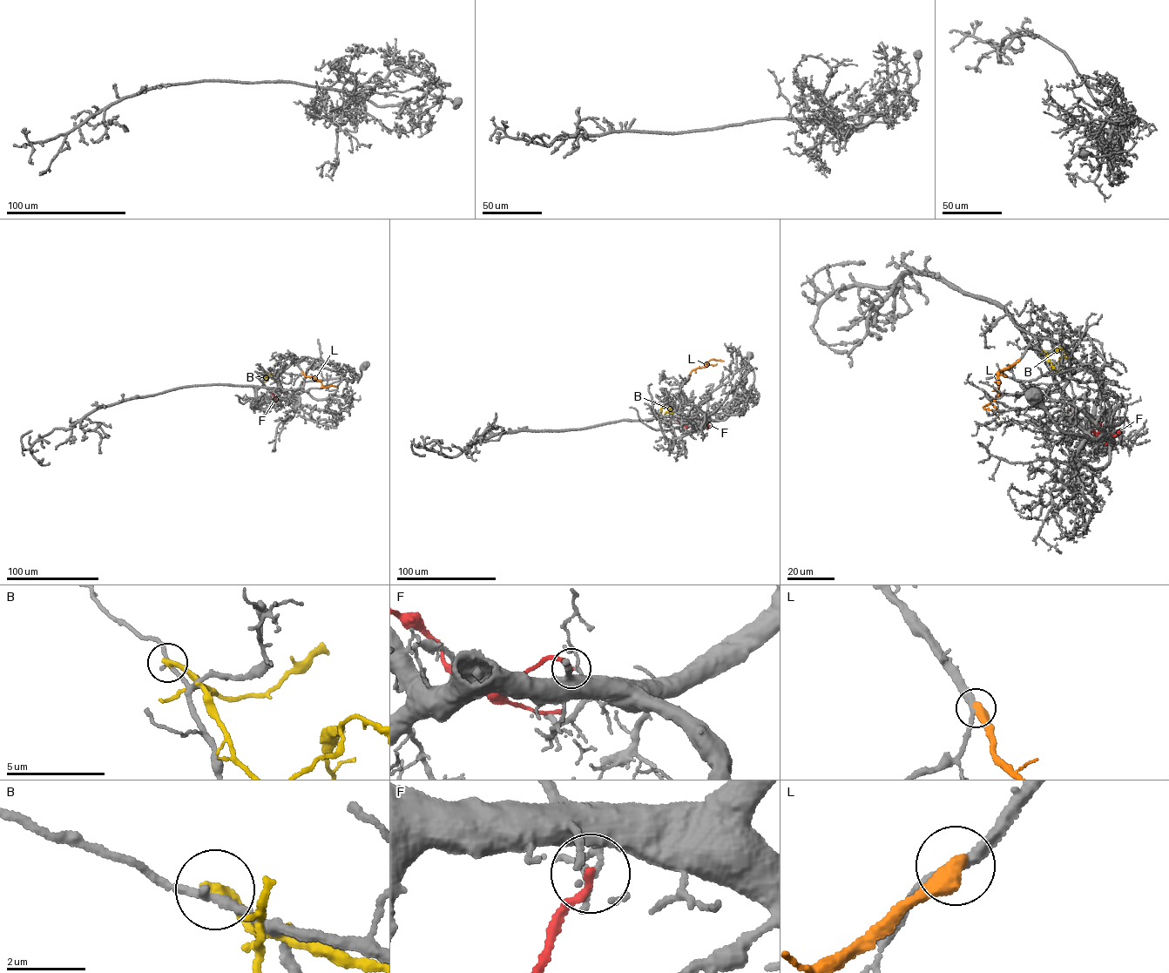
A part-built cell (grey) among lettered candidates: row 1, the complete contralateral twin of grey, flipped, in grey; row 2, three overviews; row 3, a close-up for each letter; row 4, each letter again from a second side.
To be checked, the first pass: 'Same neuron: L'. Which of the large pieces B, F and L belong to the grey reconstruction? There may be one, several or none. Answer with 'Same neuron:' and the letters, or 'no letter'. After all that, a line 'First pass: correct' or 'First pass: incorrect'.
Same neuron: L
First pass: correct

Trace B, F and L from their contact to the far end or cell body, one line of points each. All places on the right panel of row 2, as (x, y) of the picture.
B: (1041, 349), (1053, 364), (1061, 361), (1062, 357), (1058, 371)
F: (1090, 431), (1097, 434), (1101, 427), (1080, 409), (1077, 411), (1077, 425), (1088, 435)
L: (1018, 360), (999, 371), (999, 393), (983, 408), (992, 410), (998, 419)

